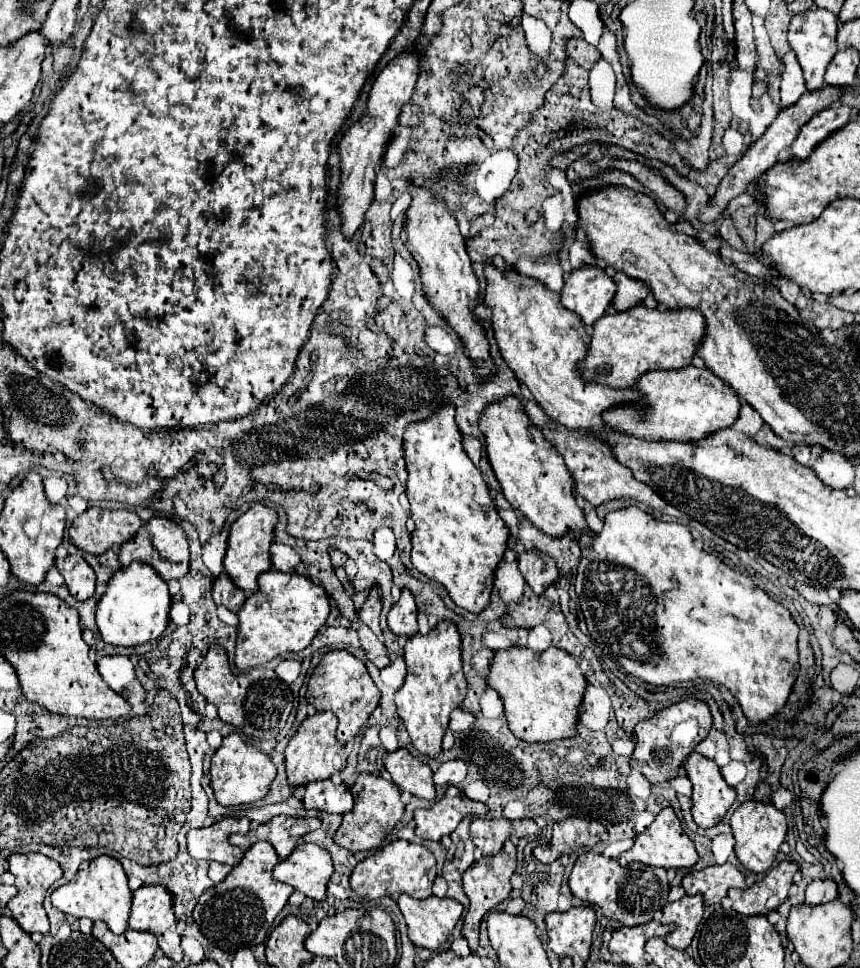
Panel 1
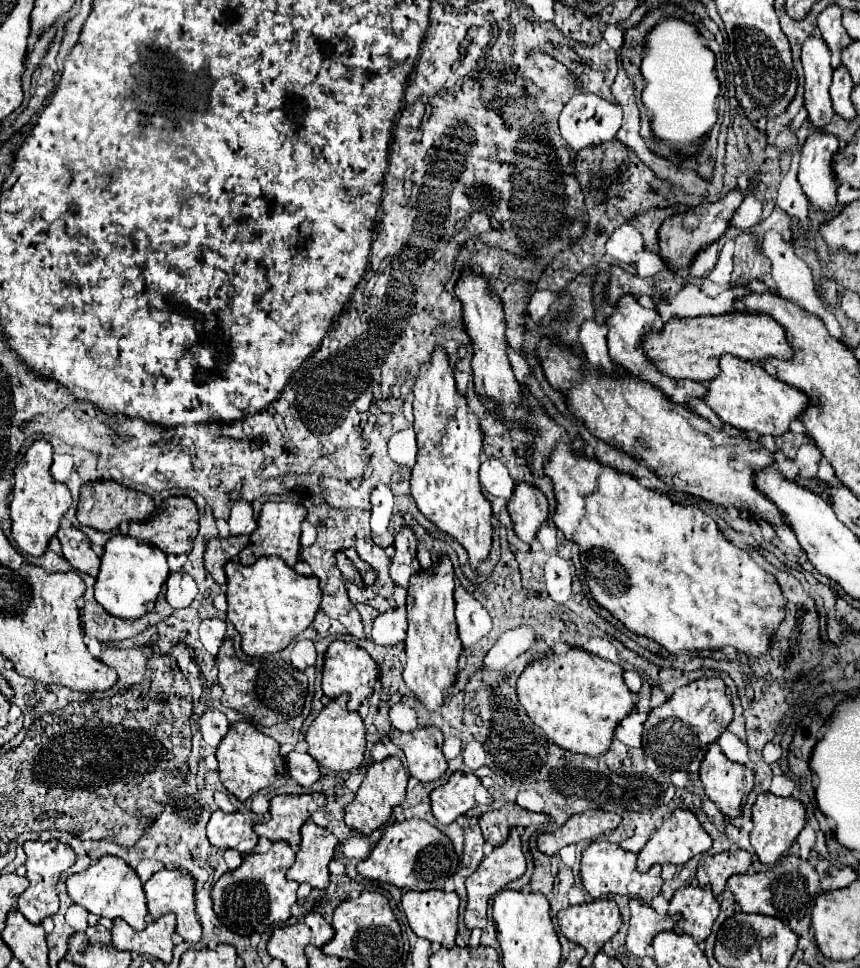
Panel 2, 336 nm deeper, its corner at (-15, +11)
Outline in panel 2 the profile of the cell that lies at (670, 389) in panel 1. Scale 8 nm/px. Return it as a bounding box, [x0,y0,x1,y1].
[704,356,810,438]

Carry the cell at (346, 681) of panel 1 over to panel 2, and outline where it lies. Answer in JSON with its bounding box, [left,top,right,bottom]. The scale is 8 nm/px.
[322,640,378,712]

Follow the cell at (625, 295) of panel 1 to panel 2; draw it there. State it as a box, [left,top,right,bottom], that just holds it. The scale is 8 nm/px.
[658,190,746,268]

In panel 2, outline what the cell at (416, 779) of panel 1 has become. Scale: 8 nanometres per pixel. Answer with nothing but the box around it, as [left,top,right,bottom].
[390,726,448,782]

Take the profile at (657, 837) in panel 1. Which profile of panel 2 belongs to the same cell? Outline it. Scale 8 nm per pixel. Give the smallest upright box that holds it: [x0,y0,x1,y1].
[638,810,712,872]

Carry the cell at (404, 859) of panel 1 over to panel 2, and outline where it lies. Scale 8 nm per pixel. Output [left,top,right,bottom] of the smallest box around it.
[358,818,460,890]

